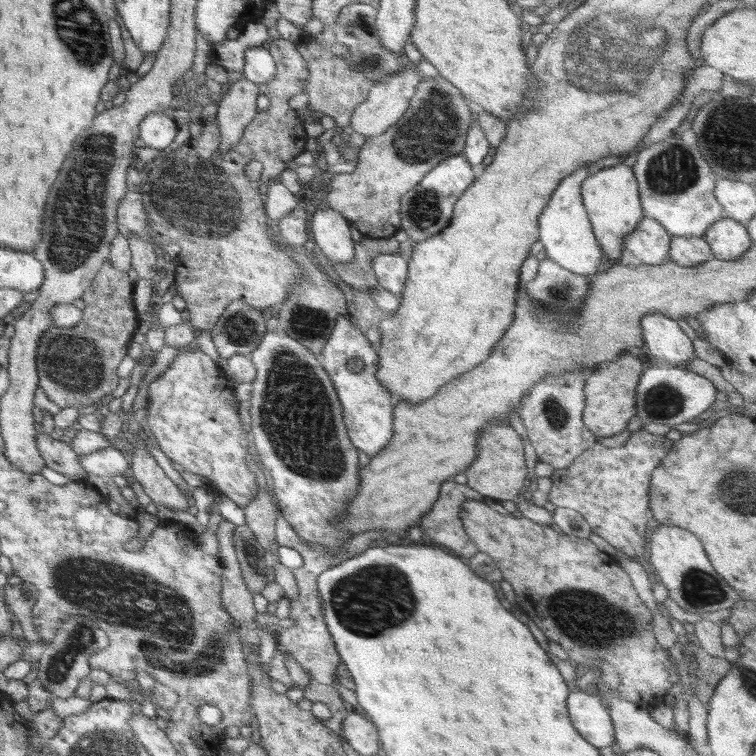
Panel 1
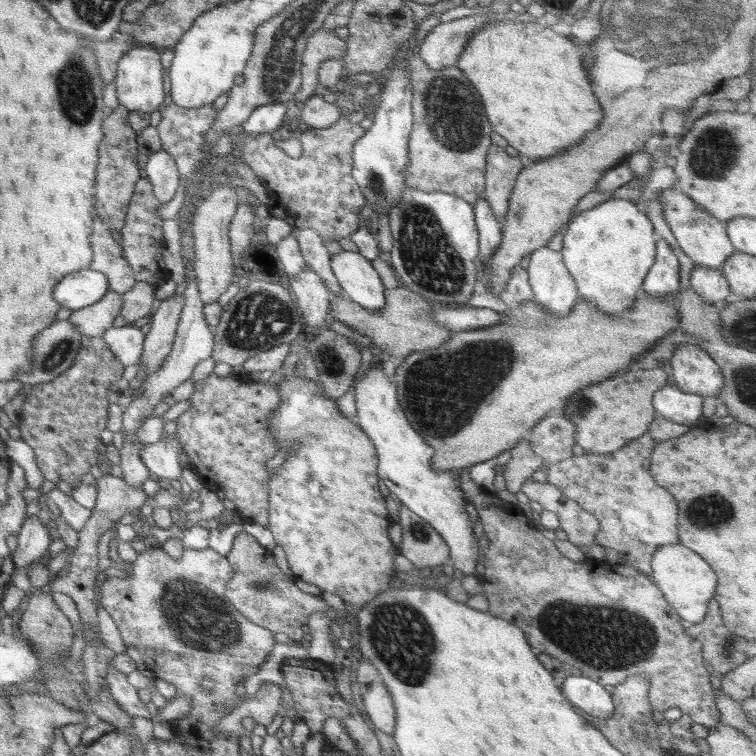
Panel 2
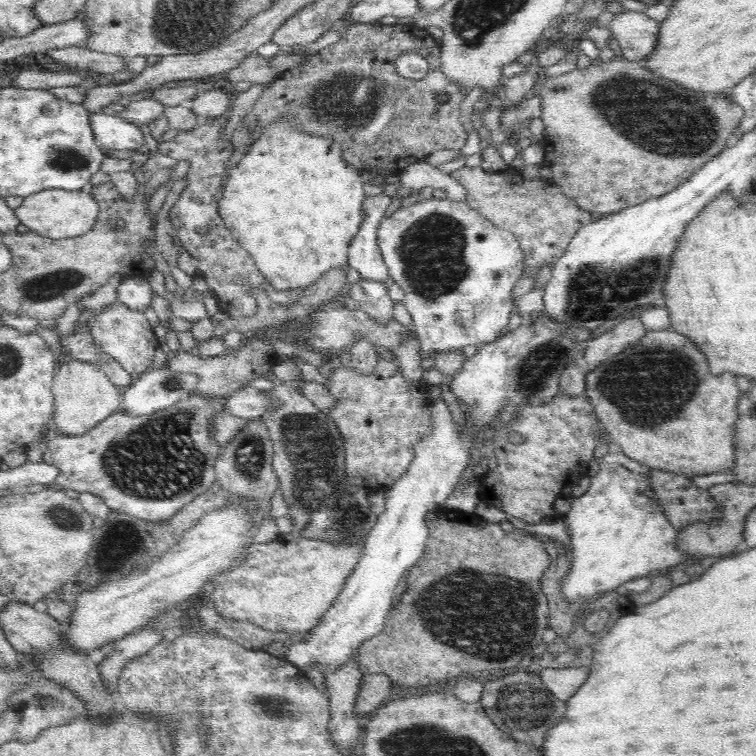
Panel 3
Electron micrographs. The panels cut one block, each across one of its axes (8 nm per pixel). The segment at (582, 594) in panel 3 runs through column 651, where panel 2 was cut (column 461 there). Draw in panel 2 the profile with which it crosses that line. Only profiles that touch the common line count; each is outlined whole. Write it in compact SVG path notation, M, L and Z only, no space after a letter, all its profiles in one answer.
M372 364L366 375L356 374L354 384L354 400L356 401L356 424L370 438L377 452L377 475L388 487L392 494L400 499L400 502L408 510L414 512L419 518L429 522L430 526L440 534L449 546L449 558L454 561L454 567L461 570L466 575L475 575L478 566L478 555L482 550L478 547L478 539L474 535L474 518L472 510L466 504L460 488L460 470L436 471L432 469L432 458L434 447L428 445L410 425L402 407L398 402L396 383L393 378L387 377L380 364Z

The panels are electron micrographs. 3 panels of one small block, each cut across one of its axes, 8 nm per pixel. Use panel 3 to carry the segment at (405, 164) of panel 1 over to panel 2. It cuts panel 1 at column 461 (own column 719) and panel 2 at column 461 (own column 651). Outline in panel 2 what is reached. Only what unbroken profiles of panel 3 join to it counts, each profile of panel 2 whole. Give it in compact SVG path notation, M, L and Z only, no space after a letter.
M418 54L410 57L408 74L413 93L413 128L404 182L414 190L454 194L468 204L476 204L478 198L484 197L486 150L491 147L492 132L480 94L456 65L432 69Z

